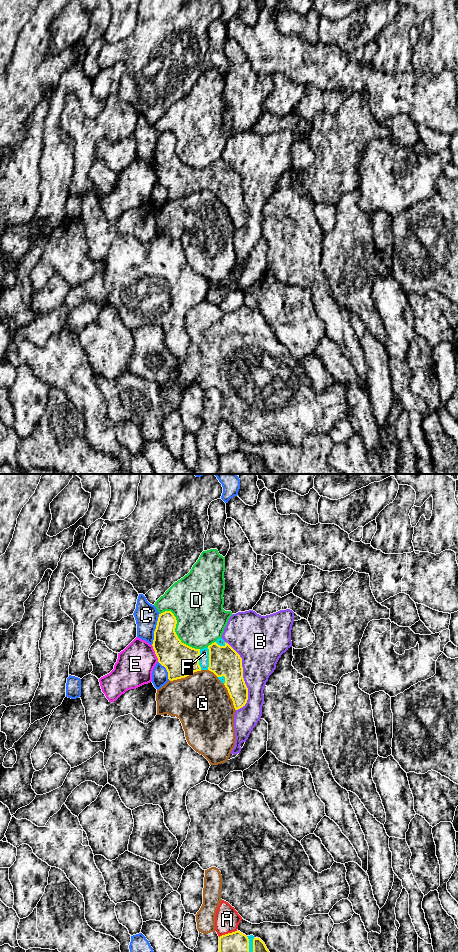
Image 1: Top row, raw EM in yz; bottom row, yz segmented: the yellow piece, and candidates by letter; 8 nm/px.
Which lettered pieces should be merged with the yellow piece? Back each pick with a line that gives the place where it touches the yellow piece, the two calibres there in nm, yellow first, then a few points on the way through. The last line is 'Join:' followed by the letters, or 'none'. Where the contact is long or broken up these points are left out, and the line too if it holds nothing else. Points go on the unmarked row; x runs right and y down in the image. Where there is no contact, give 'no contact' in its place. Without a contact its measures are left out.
F: yz (209, 178) | 240/80 nm
Join: F

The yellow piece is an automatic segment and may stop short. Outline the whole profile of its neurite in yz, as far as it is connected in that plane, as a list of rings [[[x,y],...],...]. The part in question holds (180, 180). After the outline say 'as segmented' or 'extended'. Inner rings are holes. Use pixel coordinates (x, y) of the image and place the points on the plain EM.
[[[171,131],[159,134],[152,164],[158,182],[168,192],[168,199],[173,201],[197,191],[209,190],[227,208],[235,230],[245,226],[248,208],[240,175],[222,158],[203,169],[192,168],[178,158],[176,144]]]; extended

